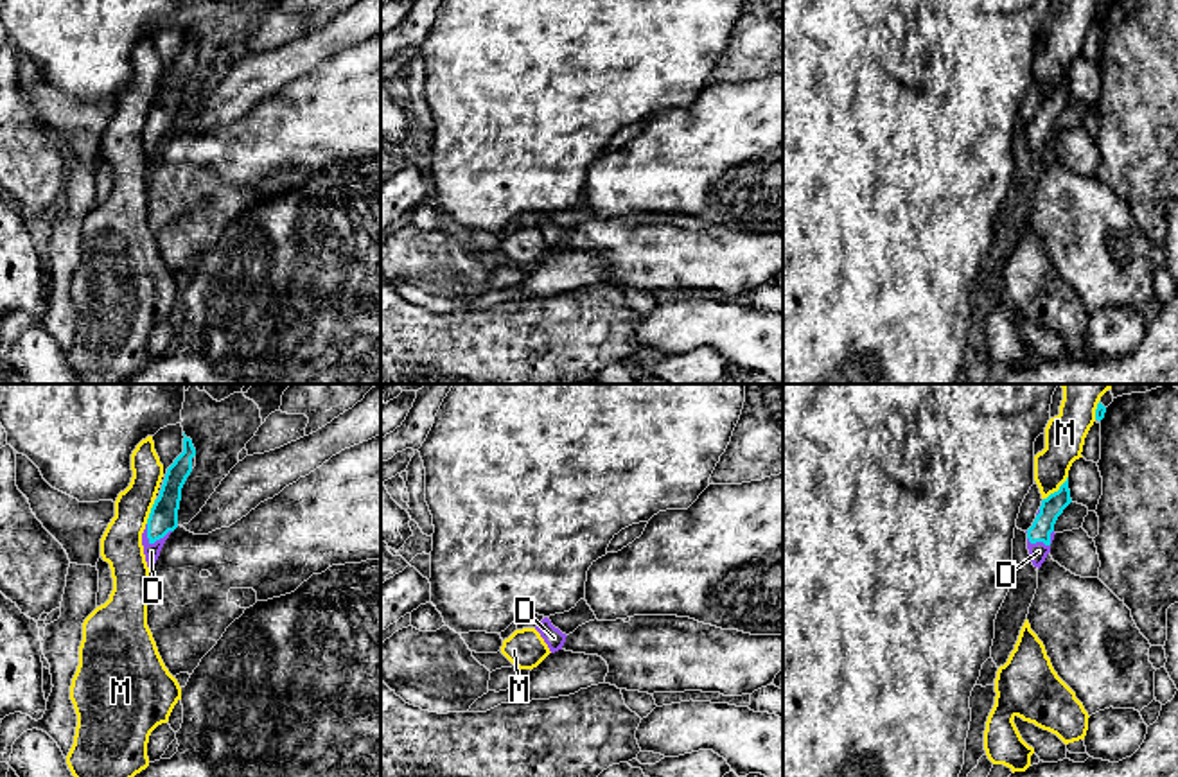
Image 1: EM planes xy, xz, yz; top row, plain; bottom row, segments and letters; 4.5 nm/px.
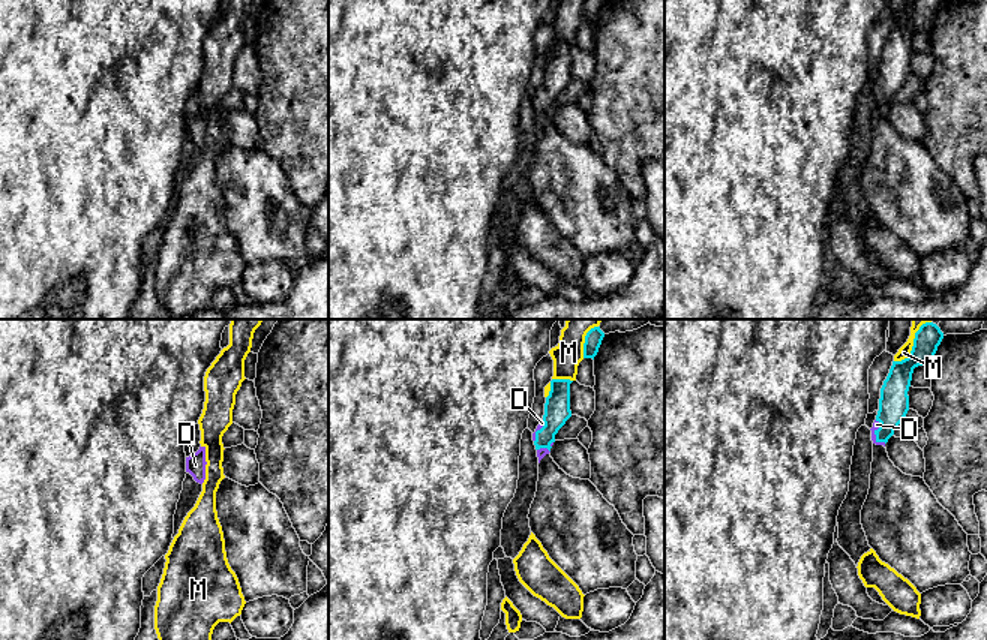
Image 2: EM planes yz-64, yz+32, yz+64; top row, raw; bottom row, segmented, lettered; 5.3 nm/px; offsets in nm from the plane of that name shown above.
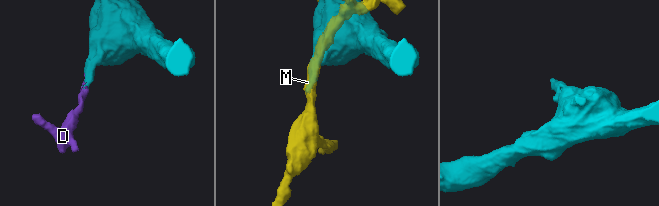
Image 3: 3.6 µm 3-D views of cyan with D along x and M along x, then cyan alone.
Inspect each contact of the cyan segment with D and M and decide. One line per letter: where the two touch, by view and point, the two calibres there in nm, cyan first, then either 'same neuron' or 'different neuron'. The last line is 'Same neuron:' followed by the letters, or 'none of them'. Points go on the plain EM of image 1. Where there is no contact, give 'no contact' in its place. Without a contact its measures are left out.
D: xy (158, 137) | 130/70 nm | same neuron
M: yz (1058, 88) | 100/180 nm | different neuron
Same neuron: D

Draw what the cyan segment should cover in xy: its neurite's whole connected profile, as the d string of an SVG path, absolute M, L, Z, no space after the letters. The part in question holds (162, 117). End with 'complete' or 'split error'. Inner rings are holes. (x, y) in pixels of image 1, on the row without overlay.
M185 34L183 50L167 66L160 93L151 106L142 131L142 144L149 169L154 165L165 138L178 126L181 86L192 70L194 54L196 47L192 38Z; split error

